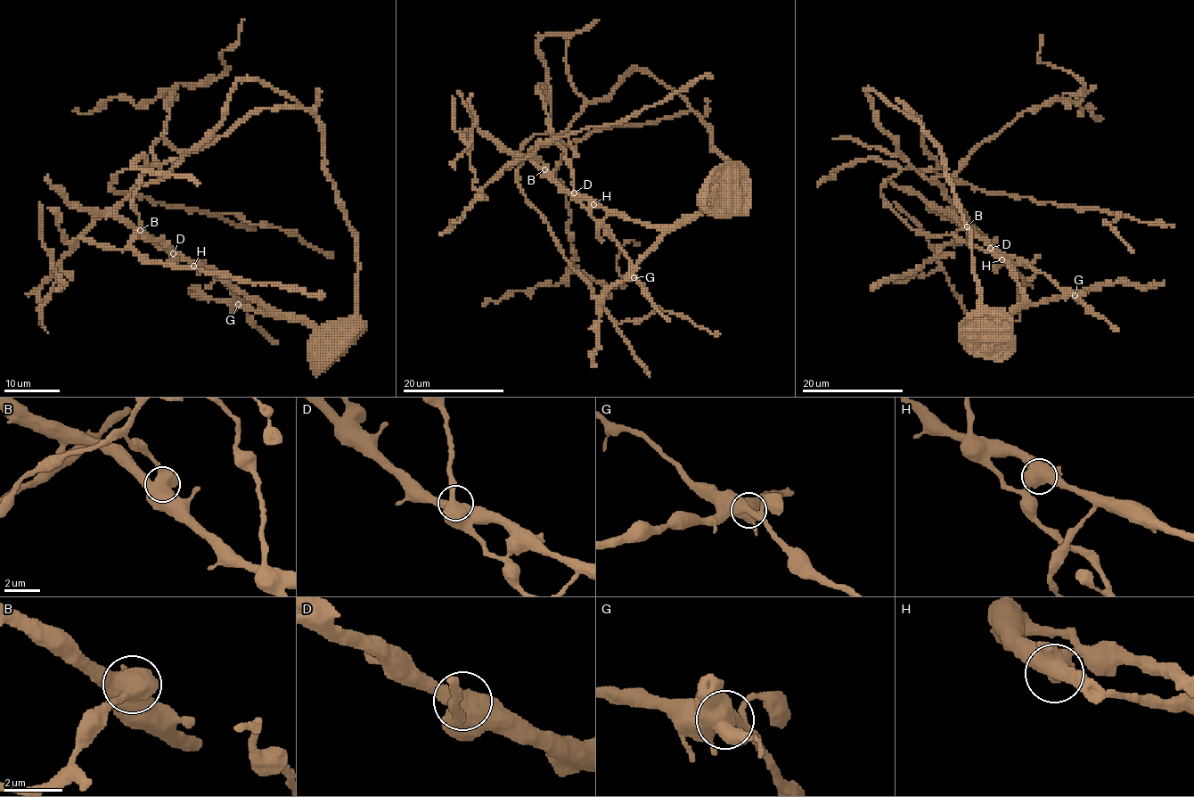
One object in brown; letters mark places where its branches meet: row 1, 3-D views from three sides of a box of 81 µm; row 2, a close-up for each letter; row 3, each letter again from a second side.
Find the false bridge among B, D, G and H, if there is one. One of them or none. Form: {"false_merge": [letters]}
{"false_merge": []}

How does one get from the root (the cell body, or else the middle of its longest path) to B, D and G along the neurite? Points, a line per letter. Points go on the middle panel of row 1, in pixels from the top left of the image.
B: (560, 144), (572, 170), (573, 192), (564, 190), (543, 168)
D: (560, 144), (572, 170), (574, 193)
G: (560, 144), (572, 170), (574, 196), (612, 234), (630, 261), (630, 274), (633, 277)

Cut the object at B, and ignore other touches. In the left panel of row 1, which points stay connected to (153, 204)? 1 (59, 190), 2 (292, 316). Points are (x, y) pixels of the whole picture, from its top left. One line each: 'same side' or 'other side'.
1: same side
2: same side

